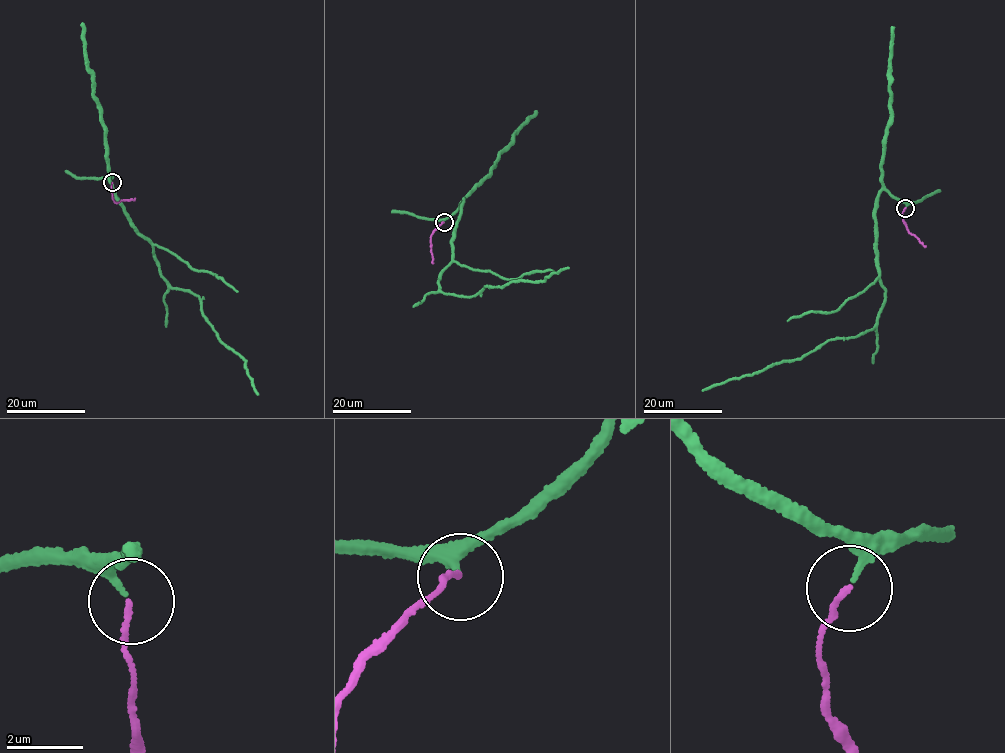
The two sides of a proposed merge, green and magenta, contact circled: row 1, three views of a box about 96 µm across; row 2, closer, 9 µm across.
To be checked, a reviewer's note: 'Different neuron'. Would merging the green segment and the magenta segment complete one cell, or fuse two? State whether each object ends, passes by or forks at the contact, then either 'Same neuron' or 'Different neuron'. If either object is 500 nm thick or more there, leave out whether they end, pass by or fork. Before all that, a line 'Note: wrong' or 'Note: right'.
Note: wrong
At the ring green ends. At the ring magenta ends. Same neuron

